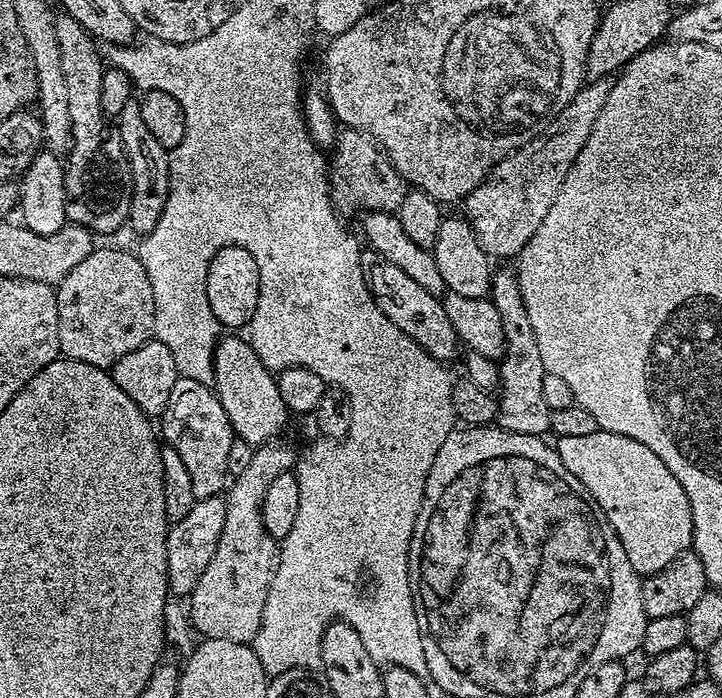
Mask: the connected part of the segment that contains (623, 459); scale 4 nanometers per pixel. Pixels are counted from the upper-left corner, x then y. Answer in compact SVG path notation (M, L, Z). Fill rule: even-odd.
M609 430L561 436L554 444L560 461L590 490L626 550L632 571L651 578L671 568L692 544L692 501L682 482L650 446Z

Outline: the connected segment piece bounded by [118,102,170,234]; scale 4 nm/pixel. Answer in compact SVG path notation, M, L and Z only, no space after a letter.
M133 102L122 110L118 118L120 137L132 167L132 214L131 227L136 227L140 234L152 232L158 218L164 213L164 205L168 201L168 161L169 153L146 130L146 122L142 122L139 103Z

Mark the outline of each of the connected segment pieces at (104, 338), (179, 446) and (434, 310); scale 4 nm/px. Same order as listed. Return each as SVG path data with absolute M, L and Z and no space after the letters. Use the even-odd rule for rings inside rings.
M97 247L83 262L78 262L78 266L74 266L74 270L70 270L64 280L59 281L56 301L60 319L60 350L69 360L111 369L112 365L130 354L130 350L138 350L138 346L153 339L156 306L154 291L150 284L150 274L146 274L146 266L142 266L135 251Z
M180 376L162 416L163 439L182 456L190 474L190 482L193 483L195 499L211 500L219 497L230 484L228 463L232 460L232 447L238 444L238 437L215 391L202 382Z
M368 250L363 253L363 263L366 265L366 276L370 281L372 297L380 307L386 318L398 326L418 346L422 346L435 360L449 362L456 356L458 349L458 337L450 318L446 316L443 303L438 299L435 304L432 301L437 298L431 296L422 286L416 288L418 282L412 284L414 278L409 278L405 272L398 270L391 262L386 262L377 257L376 253Z

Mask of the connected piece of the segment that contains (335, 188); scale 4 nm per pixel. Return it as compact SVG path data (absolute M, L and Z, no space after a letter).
M344 128L336 139L332 154L333 156L330 156L330 191L335 207L341 213L395 213L396 207L400 203L400 207L405 203L406 181L404 177L384 155L380 145L365 132Z

